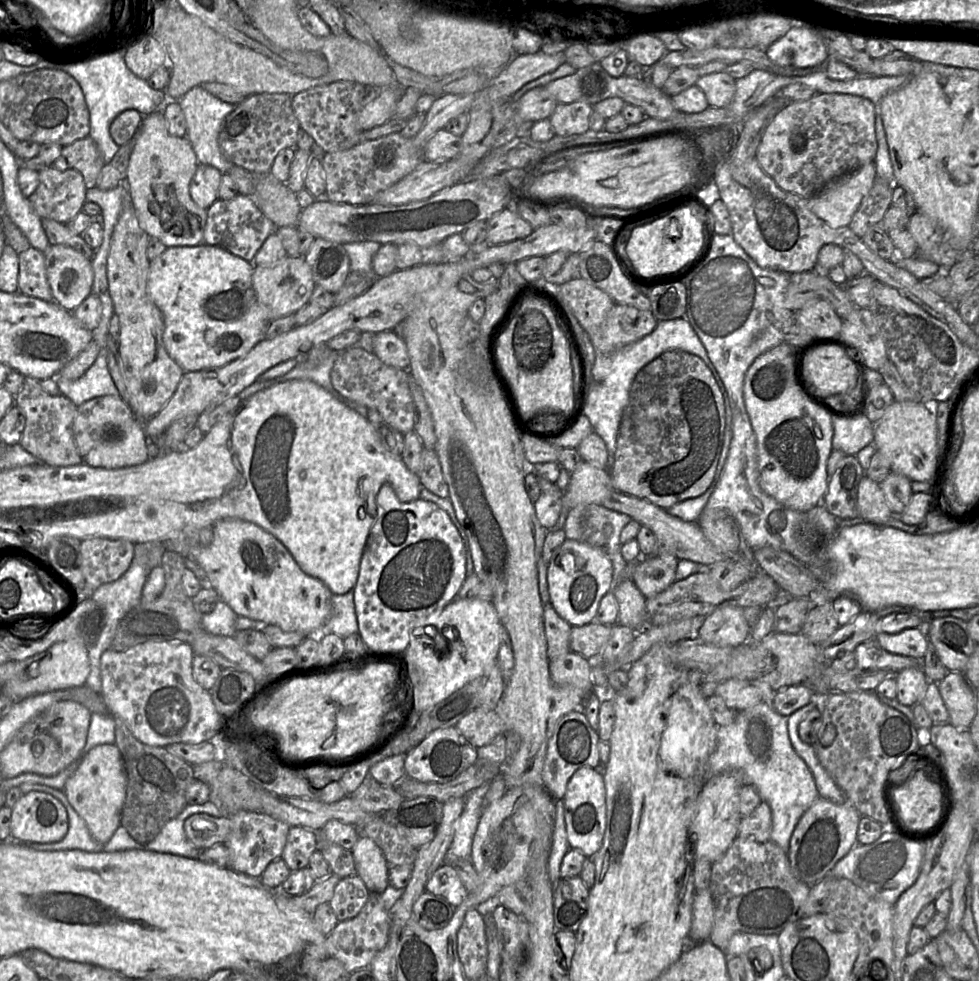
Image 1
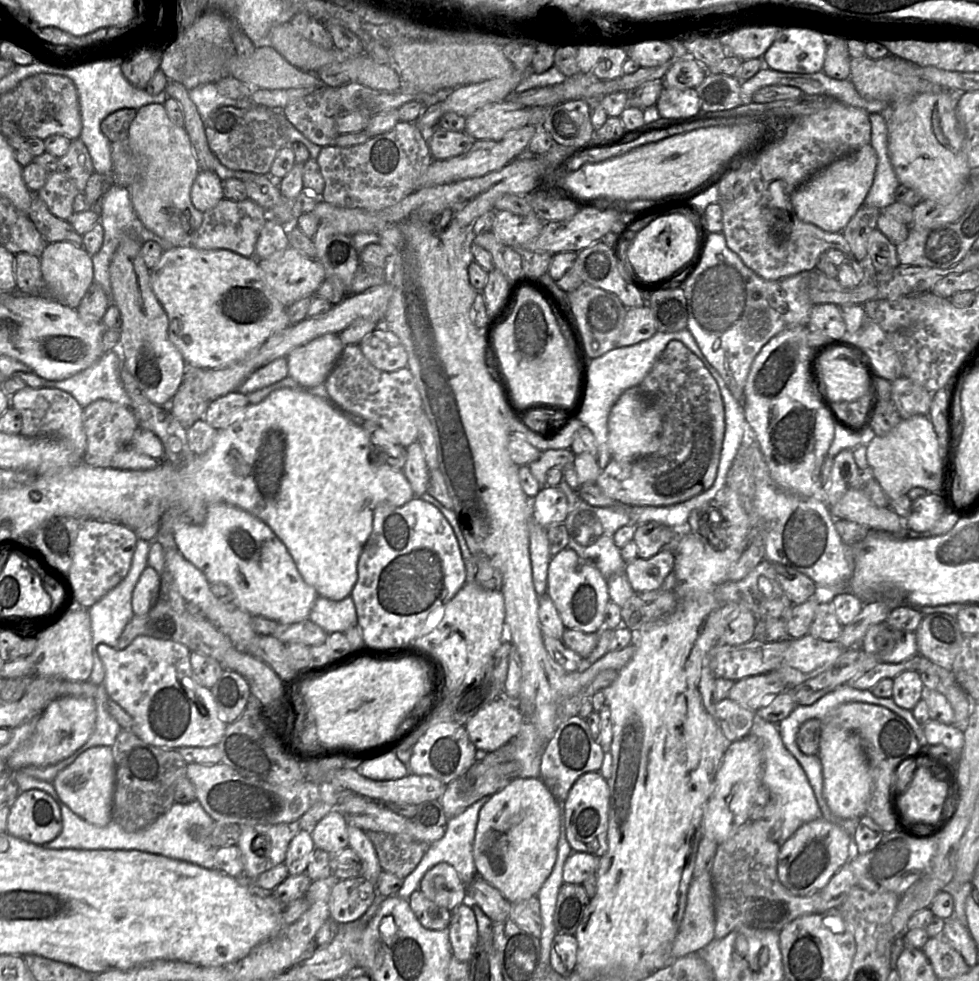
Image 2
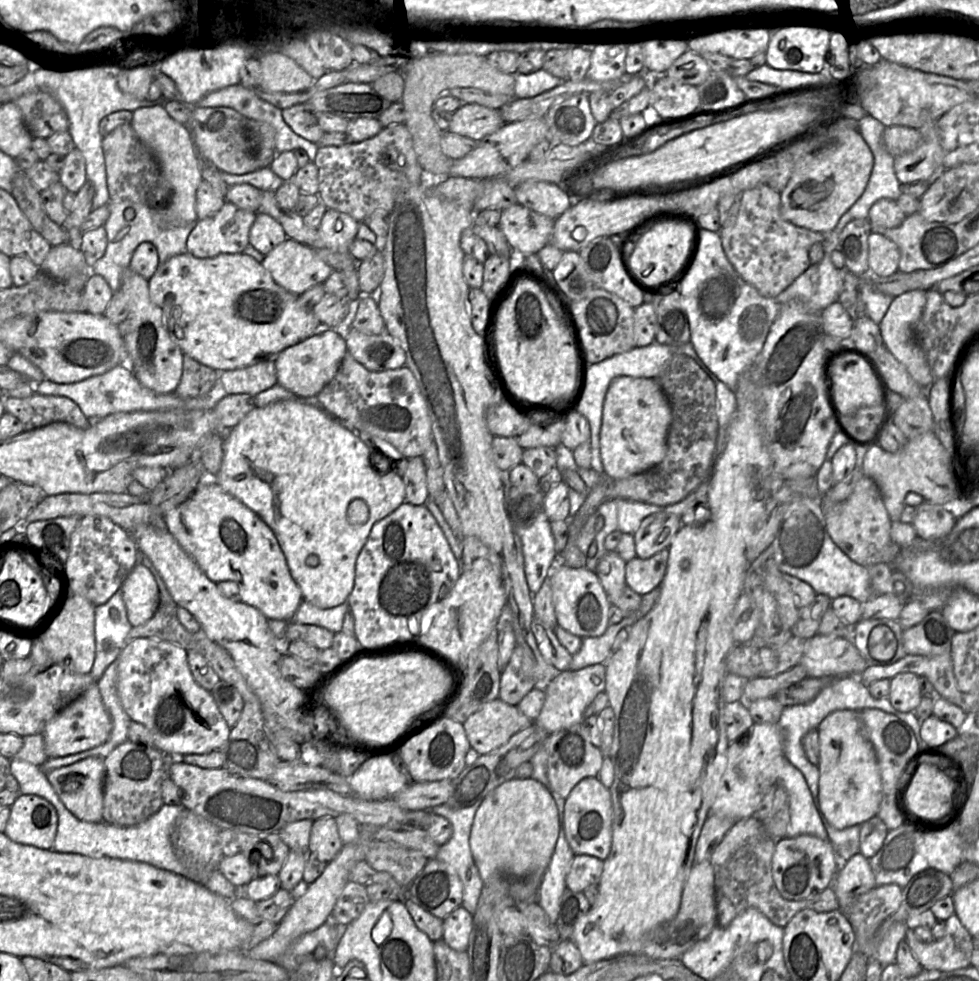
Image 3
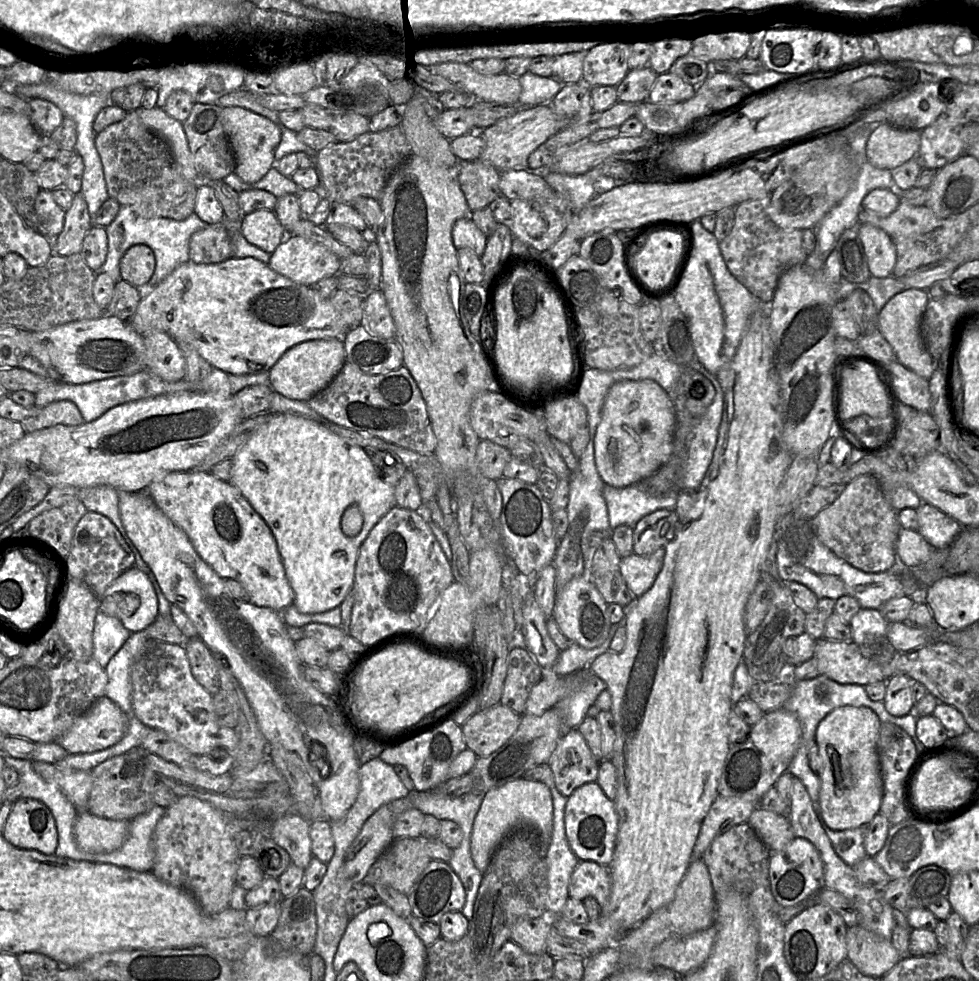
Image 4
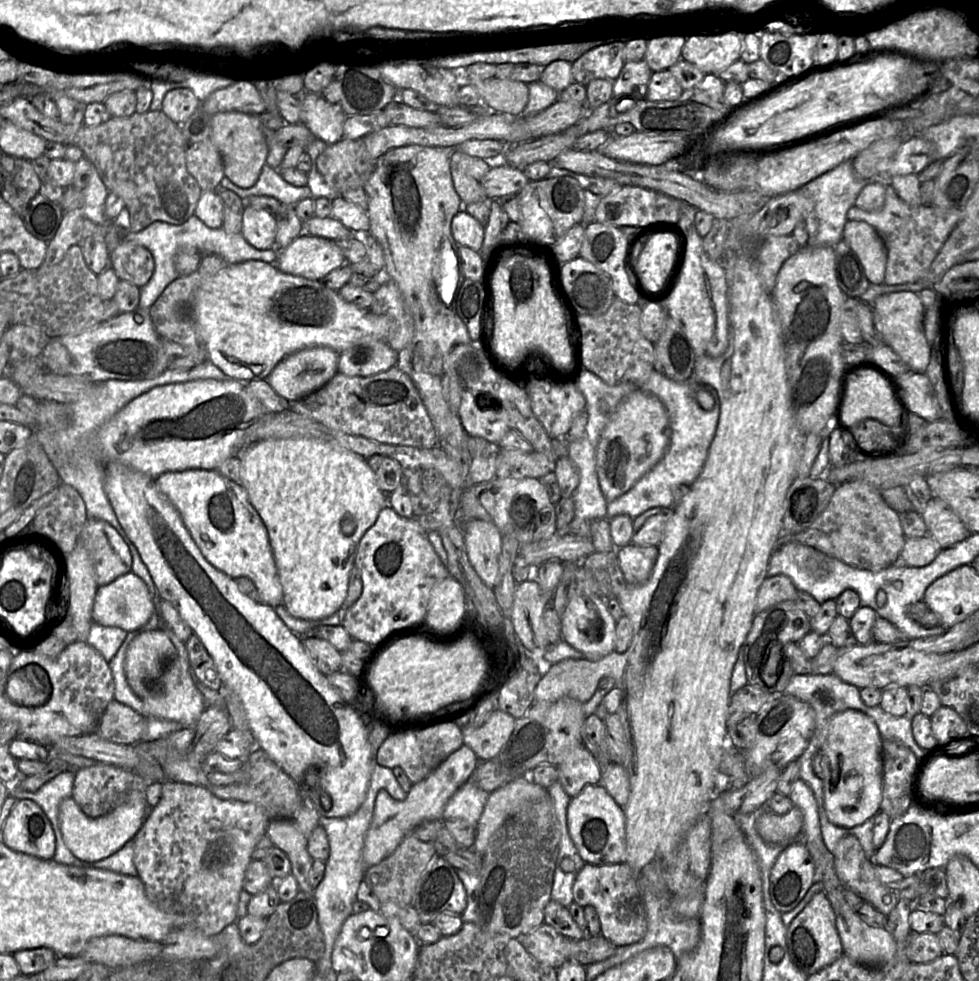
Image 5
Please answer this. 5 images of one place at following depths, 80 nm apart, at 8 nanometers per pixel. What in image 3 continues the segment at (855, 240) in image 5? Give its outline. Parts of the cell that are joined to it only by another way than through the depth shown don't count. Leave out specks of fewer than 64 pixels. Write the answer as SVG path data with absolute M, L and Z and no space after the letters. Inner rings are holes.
M872 231L868 237L870 274L890 276L898 271L899 260L899 247L883 234Z

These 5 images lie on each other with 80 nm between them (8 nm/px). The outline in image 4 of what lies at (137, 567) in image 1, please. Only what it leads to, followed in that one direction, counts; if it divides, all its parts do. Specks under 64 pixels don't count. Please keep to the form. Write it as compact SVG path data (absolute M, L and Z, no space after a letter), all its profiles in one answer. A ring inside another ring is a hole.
M99 611L94 623L93 658L105 669L131 634L117 618Z

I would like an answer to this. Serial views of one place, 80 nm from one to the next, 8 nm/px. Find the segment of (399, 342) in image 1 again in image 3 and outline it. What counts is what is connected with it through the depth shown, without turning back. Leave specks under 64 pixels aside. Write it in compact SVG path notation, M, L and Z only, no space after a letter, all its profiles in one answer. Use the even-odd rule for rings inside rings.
M354 328L345 332L347 351L374 372L398 369L406 364L406 353L388 332L365 334Z

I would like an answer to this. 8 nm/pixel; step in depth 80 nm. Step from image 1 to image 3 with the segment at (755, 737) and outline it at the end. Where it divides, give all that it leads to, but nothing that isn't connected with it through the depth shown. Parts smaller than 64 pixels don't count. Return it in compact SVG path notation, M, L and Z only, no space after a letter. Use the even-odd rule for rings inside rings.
M786 757L779 772L779 782L776 787L778 785L786 790L789 797L790 820L785 837L808 834L828 841L828 834L805 777Z

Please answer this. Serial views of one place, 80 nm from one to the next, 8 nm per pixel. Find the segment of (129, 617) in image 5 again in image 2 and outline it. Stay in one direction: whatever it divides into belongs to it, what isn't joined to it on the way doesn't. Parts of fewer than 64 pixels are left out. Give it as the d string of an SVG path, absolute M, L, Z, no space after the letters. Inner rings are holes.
M146 567L132 593L132 610L136 616L147 614L156 604L159 596L161 579L158 572Z

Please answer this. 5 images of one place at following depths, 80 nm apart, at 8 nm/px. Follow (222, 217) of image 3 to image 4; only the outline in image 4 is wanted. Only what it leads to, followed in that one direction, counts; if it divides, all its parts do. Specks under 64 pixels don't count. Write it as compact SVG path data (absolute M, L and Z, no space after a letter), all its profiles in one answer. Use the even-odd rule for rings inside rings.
M223 221L196 231L189 242L189 260L197 264L222 262L232 255L230 229L241 230L241 223Z

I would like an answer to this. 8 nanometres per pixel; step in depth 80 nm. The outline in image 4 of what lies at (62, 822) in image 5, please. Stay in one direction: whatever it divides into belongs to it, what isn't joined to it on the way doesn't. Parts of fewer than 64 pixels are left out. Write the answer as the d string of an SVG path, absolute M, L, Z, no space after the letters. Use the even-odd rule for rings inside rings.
M78 812L73 832L79 848L91 853L111 852L123 844L129 830L129 821L111 820Z

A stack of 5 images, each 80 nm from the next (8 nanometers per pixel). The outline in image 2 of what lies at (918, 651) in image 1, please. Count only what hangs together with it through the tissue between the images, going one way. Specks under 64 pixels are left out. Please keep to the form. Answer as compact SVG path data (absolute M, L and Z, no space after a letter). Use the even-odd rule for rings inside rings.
M886 621L872 625L860 646L882 663L899 663L918 654L915 632L897 630Z

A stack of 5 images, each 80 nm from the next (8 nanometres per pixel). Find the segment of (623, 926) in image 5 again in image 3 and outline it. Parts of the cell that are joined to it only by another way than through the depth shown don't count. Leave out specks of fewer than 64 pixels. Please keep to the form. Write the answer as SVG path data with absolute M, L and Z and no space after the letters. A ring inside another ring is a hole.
M575 855L566 877L566 886L572 892L584 892L592 884L598 884L604 863L591 855Z

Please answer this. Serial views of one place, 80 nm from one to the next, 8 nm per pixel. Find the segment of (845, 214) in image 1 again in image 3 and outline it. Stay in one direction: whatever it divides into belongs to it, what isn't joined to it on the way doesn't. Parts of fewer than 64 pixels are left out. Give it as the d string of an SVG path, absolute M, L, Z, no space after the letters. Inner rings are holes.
M857 129L841 131L837 139L800 158L793 168L786 187L781 191L781 214L792 224L817 232L830 232L841 216L865 191L874 165L874 155Z

